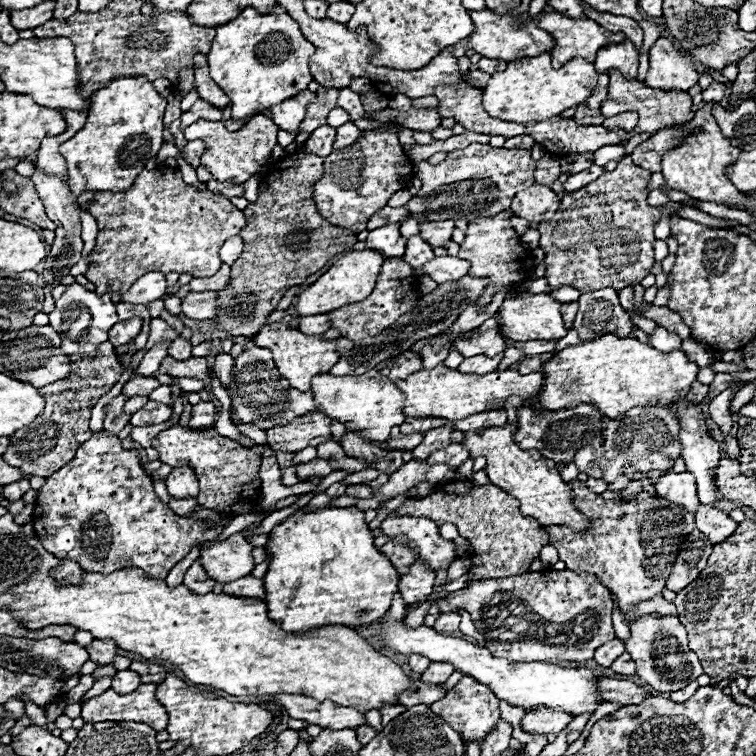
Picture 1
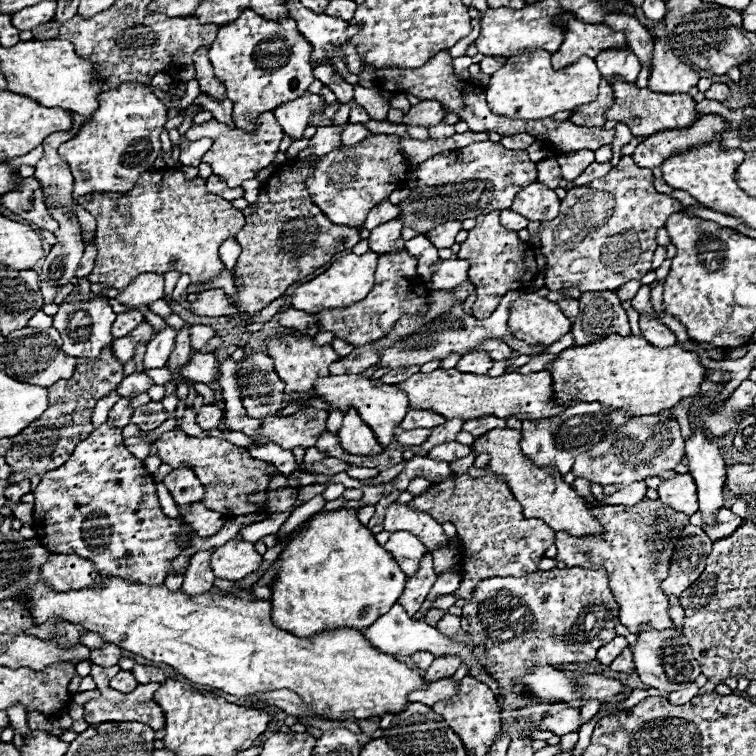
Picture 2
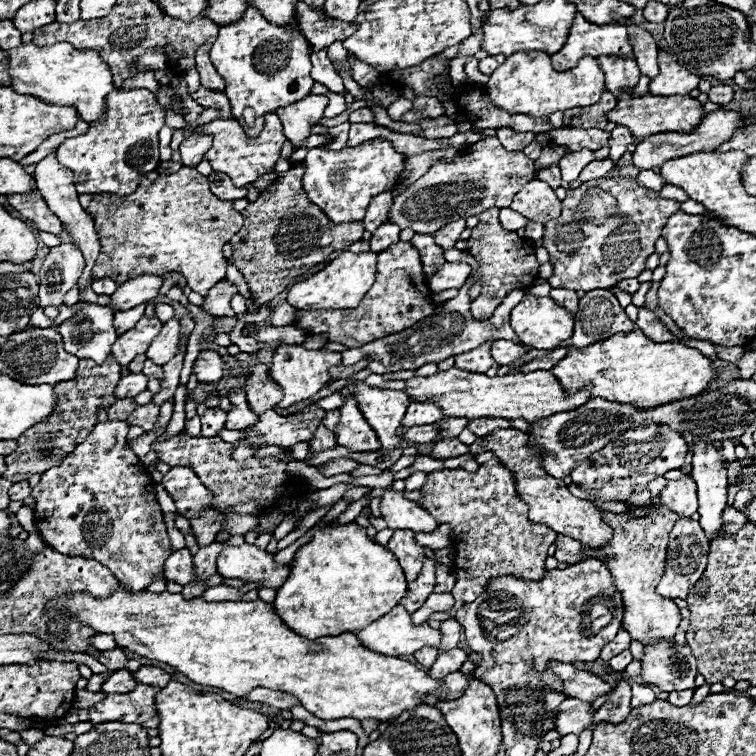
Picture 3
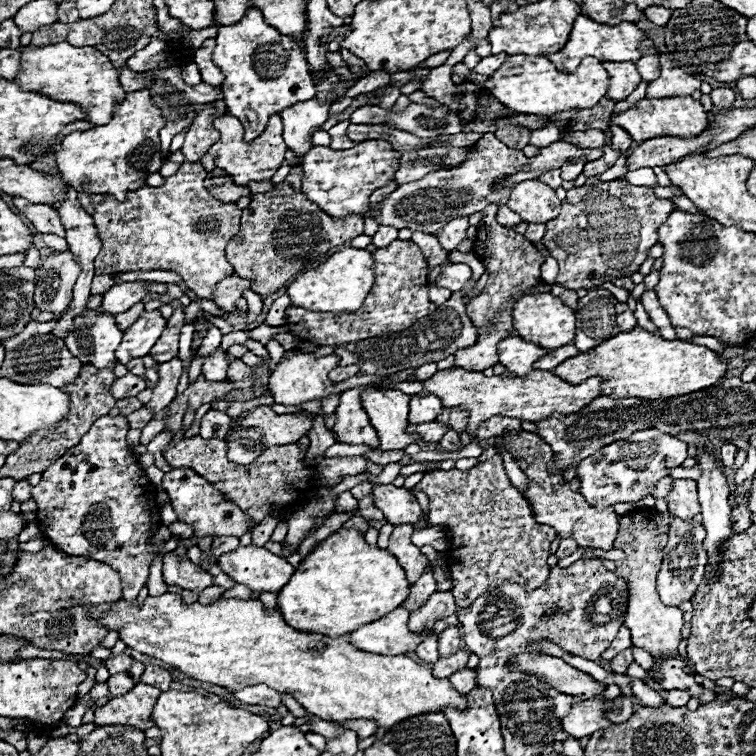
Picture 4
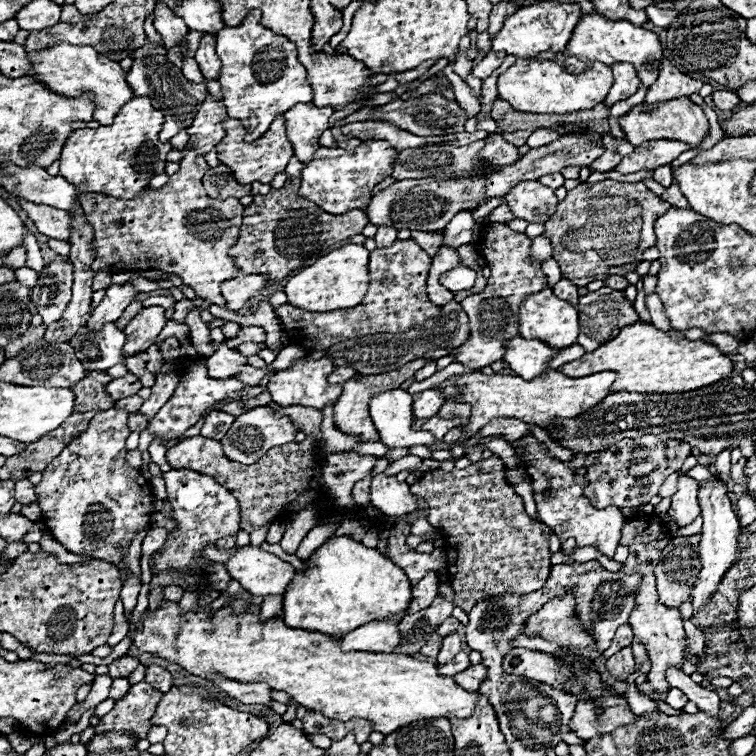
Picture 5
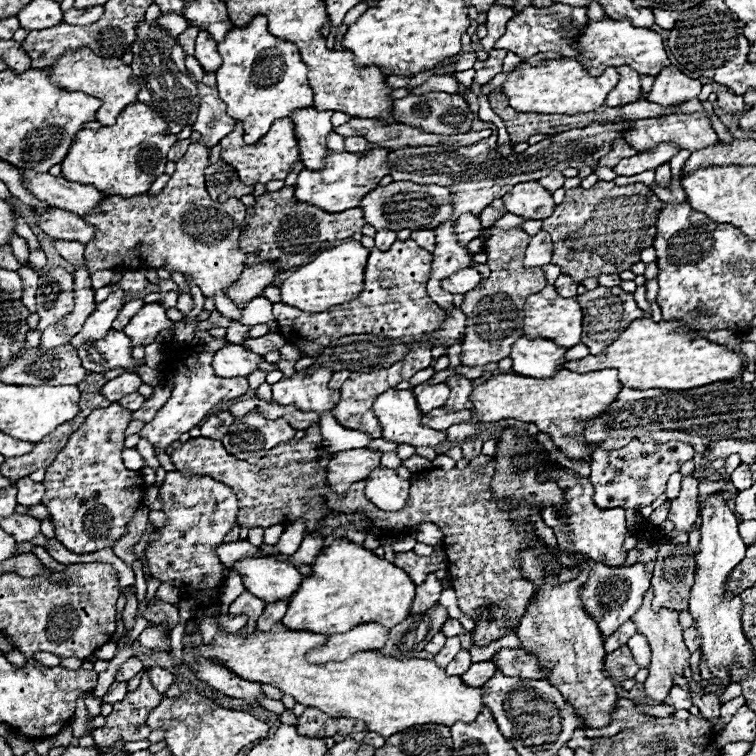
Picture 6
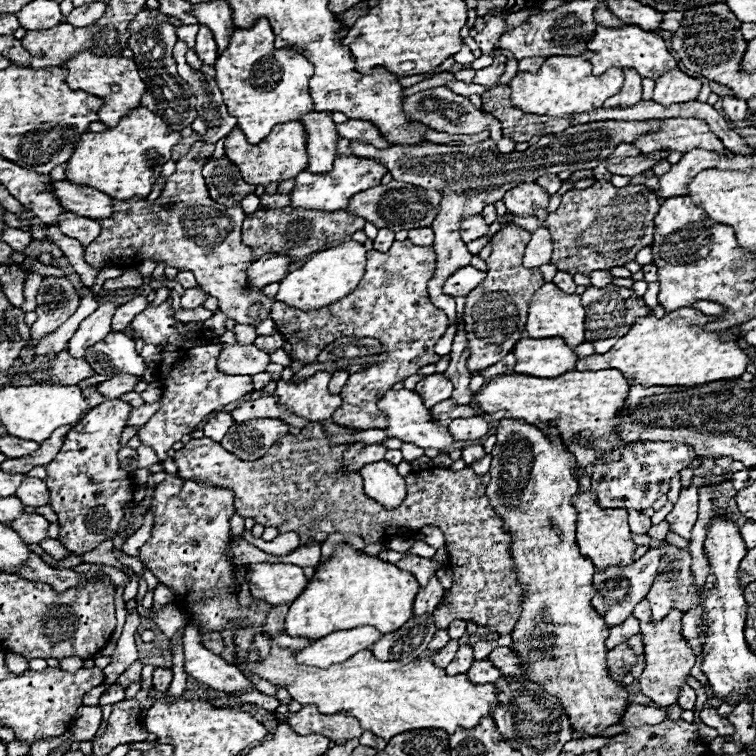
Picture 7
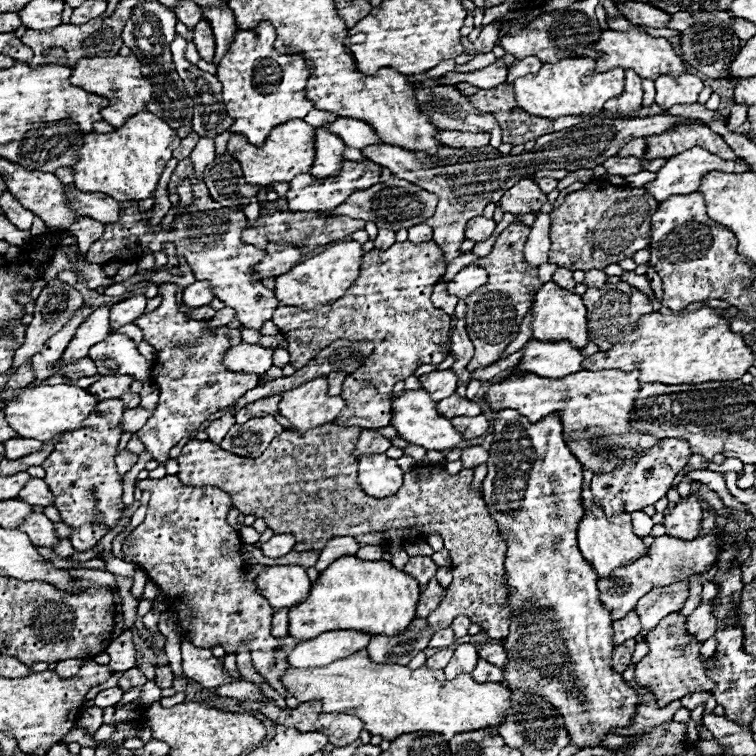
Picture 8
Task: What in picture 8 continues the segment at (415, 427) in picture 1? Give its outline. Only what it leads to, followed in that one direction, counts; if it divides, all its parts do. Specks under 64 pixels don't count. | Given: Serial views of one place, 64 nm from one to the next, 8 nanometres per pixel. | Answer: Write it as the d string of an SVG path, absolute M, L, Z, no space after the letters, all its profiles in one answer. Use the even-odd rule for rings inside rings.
M436 370L436 372L420 376L422 390L430 392L430 398L434 402L440 402L440 400L452 396L456 390L456 380L458 380L456 374L450 370Z

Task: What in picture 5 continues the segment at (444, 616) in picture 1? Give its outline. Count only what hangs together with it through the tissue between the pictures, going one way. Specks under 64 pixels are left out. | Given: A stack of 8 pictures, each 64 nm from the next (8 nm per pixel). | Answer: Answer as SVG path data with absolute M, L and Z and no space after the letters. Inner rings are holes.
M458 632L448 634L448 636L444 636L444 640L442 640L442 648L440 648L440 652L438 652L436 662L438 662L438 664L446 664L446 662L452 660L460 650L462 650L460 634L458 634Z

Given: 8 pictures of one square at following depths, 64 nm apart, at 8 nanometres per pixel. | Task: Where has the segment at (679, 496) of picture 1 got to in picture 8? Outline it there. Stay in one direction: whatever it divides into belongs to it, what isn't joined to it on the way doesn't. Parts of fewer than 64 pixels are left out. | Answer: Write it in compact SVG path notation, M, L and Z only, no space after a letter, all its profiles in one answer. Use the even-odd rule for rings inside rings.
M690 494L688 498L682 498L668 516L664 516L666 534L680 540L694 540L698 534L700 518L702 504L694 494Z

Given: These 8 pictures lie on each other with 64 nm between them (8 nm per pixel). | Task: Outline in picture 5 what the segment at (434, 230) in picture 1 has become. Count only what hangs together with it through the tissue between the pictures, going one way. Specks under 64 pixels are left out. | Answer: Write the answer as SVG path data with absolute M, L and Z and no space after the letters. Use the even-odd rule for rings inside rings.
M460 212L442 230L442 236L444 236L442 244L450 244L452 248L458 248L462 244L470 244L472 242L472 232L474 232L472 214L470 212Z

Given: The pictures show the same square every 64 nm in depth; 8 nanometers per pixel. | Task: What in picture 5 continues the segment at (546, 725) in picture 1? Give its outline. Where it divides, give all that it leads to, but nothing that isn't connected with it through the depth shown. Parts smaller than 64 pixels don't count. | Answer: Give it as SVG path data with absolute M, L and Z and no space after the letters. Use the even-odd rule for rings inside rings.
M606 696L604 700L578 700L574 716L570 720L570 730L576 732L582 740L588 740L596 734L606 734L618 726L632 724L634 716L622 696Z

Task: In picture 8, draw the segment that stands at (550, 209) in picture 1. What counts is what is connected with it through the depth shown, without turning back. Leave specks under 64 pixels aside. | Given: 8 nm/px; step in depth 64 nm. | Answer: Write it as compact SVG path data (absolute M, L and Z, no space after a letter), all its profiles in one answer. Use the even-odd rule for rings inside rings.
M520 180L516 186L504 192L500 206L510 214L540 214L540 208L546 204L546 194L534 180Z

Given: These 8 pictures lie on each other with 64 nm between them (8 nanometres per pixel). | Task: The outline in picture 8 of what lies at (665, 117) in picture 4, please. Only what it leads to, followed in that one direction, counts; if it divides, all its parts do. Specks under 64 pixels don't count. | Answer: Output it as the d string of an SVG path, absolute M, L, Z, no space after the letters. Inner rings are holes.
M682 122L658 136L648 136L646 150L644 150L646 154L642 158L644 160L670 158L694 146L706 148L708 152L714 152L716 156L722 156L726 160L738 160L738 156L728 148L722 136L714 134L706 124L700 124L700 122Z

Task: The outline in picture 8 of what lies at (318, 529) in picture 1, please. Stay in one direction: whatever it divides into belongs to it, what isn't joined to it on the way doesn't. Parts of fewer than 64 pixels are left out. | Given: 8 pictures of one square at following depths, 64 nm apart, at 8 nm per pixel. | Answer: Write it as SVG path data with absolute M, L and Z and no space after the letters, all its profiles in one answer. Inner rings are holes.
M340 556L320 572L310 596L300 600L288 614L290 636L310 640L330 630L366 630L374 636L396 636L416 618L418 582L384 560L360 560Z

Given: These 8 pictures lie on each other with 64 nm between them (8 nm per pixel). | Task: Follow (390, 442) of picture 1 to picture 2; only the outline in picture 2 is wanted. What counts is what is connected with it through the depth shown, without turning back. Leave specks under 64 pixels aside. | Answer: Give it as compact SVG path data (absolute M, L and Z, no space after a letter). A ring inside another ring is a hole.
M416 428L410 432L400 432L394 436L394 442L400 446L420 446L422 442L426 442L426 438L430 436L428 428Z

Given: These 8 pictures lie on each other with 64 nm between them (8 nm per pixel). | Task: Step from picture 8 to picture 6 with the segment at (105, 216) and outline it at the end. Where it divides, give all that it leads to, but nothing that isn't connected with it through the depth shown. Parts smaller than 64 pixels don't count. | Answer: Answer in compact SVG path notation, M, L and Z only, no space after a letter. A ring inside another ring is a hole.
M22 170L22 176L28 192L34 192L38 200L54 208L74 212L78 216L84 216L86 212L98 208L102 200L102 194L94 186L82 186L62 176L50 176L48 172L30 170Z

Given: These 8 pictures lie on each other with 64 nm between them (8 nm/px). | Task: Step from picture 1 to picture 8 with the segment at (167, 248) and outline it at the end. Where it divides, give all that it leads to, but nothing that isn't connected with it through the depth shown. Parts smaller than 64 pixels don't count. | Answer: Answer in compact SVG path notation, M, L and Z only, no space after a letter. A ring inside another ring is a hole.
M184 158L178 162L170 184L168 192L176 190L176 186L182 180L190 180L192 192L194 192L194 202L190 208L178 214L178 218L172 220L170 226L148 226L146 224L146 214L140 212L138 202L130 200L130 204L122 204L122 220L118 224L106 224L104 234L90 246L86 252L86 260L92 264L108 264L108 262L138 262L146 254L154 252L164 252L164 244L174 244L176 246L176 256L178 260L186 258L186 264L192 268L196 274L196 280L208 280L210 288L216 298L220 298L228 308L236 310L236 318L240 320L242 326L246 328L260 328L270 316L274 314L274 308L278 306L278 300L272 290L266 290L260 280L256 280L254 274L254 264L266 256L266 252L256 250L254 246L248 246L240 242L240 234L244 226L248 224L246 216L242 212L232 212L210 200L210 194L206 190L204 180L194 176L194 164L190 158Z

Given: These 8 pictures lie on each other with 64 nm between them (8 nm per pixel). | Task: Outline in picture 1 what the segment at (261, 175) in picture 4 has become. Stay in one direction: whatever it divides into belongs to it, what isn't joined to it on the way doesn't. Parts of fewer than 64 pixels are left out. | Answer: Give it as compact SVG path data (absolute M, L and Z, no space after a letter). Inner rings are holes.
M258 114L252 116L244 128L236 130L236 132L228 132L224 122L212 122L212 120L198 120L194 124L190 124L184 130L186 140L202 140L206 144L206 152L200 158L200 166L204 166L216 180L220 182L234 182L234 184L242 184L246 182L252 174L256 174L256 170L266 164L266 160L272 154L272 148L276 144L276 134L278 134L278 126L272 122L270 116L266 114Z

